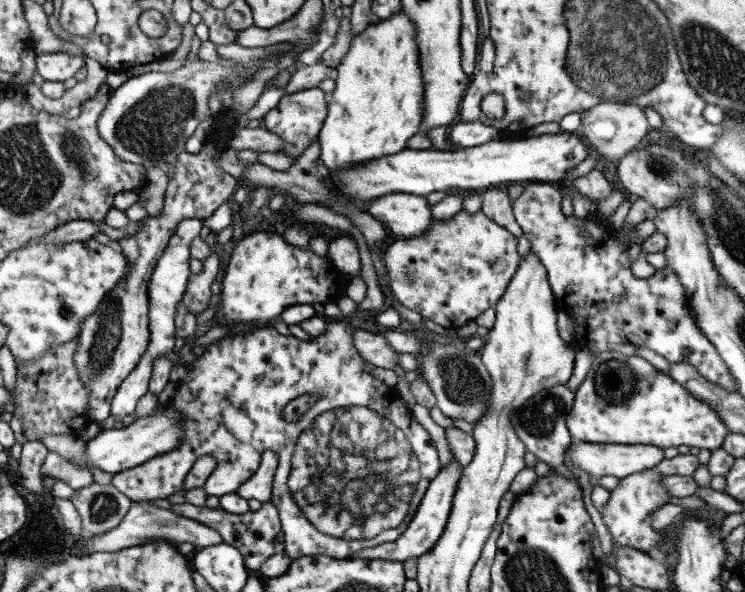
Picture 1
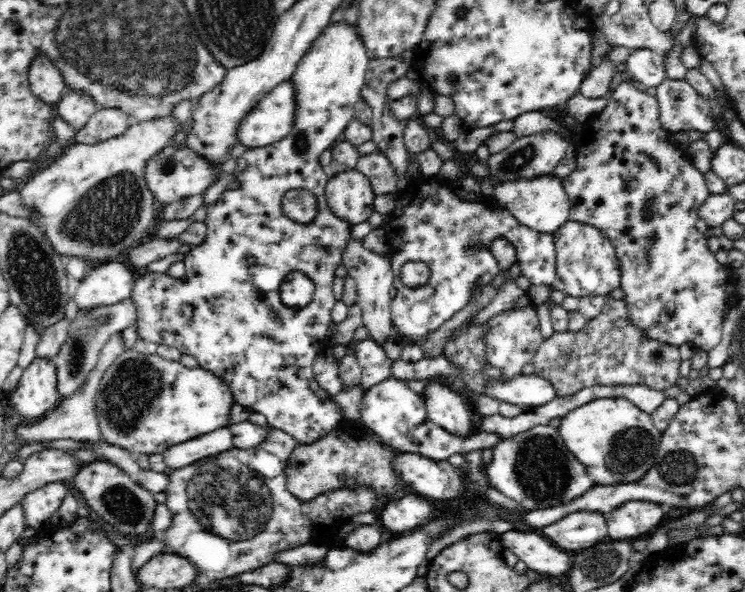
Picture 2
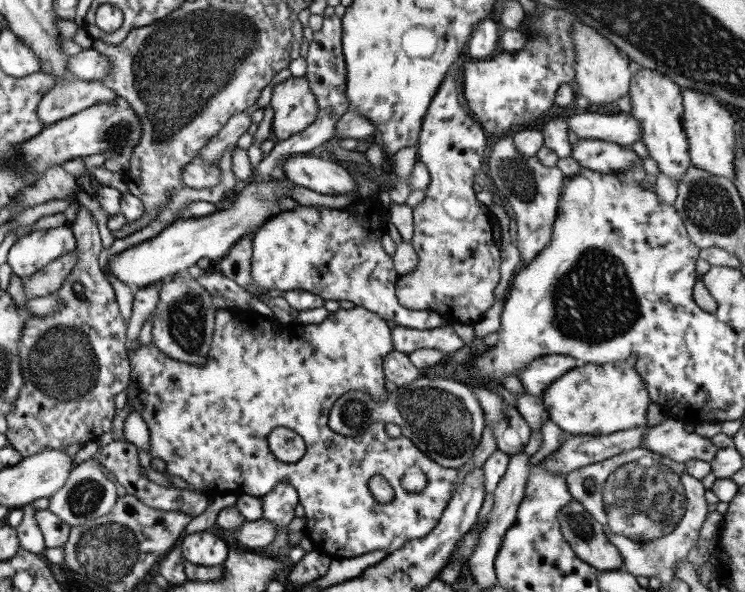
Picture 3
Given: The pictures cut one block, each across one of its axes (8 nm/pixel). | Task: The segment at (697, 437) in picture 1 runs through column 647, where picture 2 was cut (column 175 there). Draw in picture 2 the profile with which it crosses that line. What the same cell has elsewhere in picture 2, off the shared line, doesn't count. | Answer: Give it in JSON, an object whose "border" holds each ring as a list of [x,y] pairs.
{"border":[[[126,349],[116,357],[99,383],[96,411],[100,433],[106,443],[126,449],[133,456],[164,453],[168,448],[192,441],[217,428],[230,426],[230,410],[235,404],[228,384],[204,368],[186,368],[180,361],[167,360],[157,353],[142,354]]]}

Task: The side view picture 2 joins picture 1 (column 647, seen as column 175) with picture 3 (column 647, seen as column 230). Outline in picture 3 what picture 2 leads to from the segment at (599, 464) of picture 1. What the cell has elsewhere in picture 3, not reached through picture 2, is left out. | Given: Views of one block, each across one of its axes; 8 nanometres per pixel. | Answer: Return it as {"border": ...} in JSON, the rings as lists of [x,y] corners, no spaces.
{"border":[[[671,417],[648,428],[648,433],[642,439],[642,448],[681,463],[690,459],[711,462],[717,452],[710,439],[695,432],[686,433],[684,424]]]}

